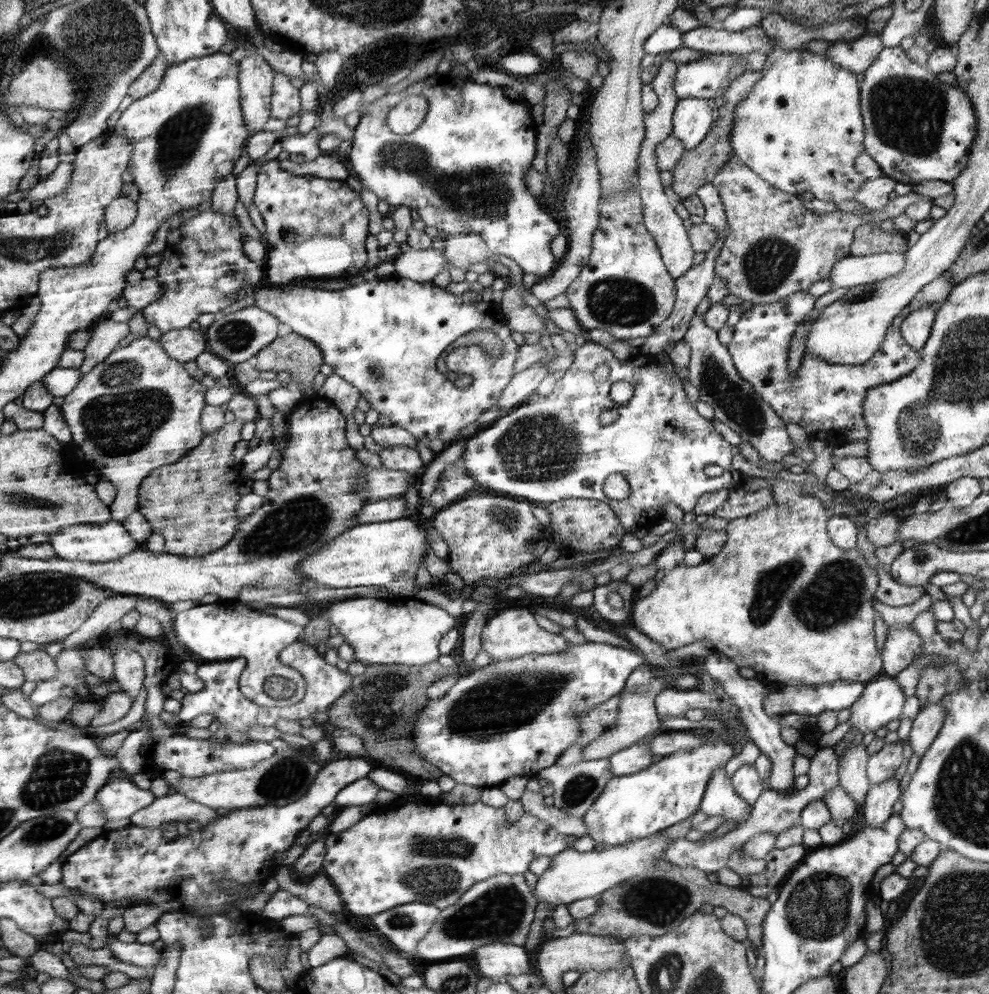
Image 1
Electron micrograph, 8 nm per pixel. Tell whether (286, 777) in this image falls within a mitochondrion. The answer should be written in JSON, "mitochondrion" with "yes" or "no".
{"mitochondrion":"yes"}

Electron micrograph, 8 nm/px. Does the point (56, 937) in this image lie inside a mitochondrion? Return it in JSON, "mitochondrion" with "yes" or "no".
{"mitochondrion":"no"}

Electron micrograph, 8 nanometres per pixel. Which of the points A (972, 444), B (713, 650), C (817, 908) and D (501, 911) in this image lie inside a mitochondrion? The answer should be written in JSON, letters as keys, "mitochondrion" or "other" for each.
{"A":"other","B":"other","C":"mitochondrion","D":"mitochondrion"}

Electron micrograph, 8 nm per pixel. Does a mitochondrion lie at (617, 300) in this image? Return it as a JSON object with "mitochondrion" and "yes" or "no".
{"mitochondrion":"yes"}

